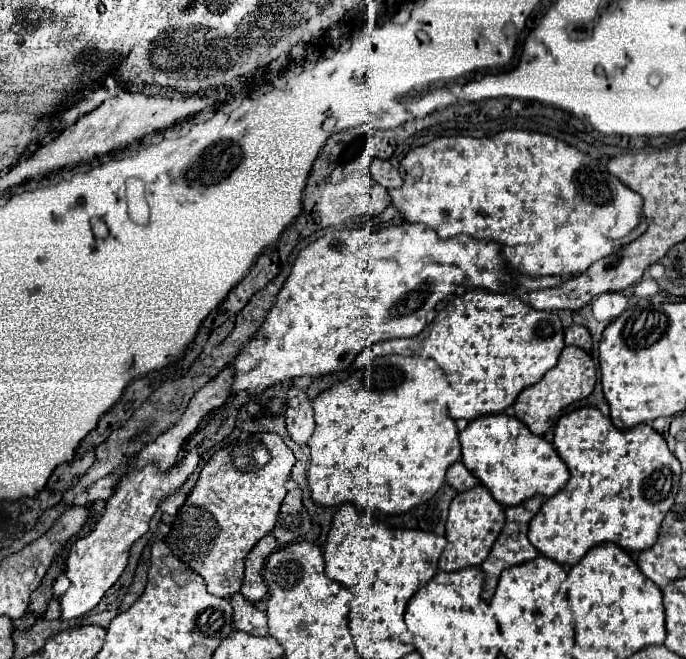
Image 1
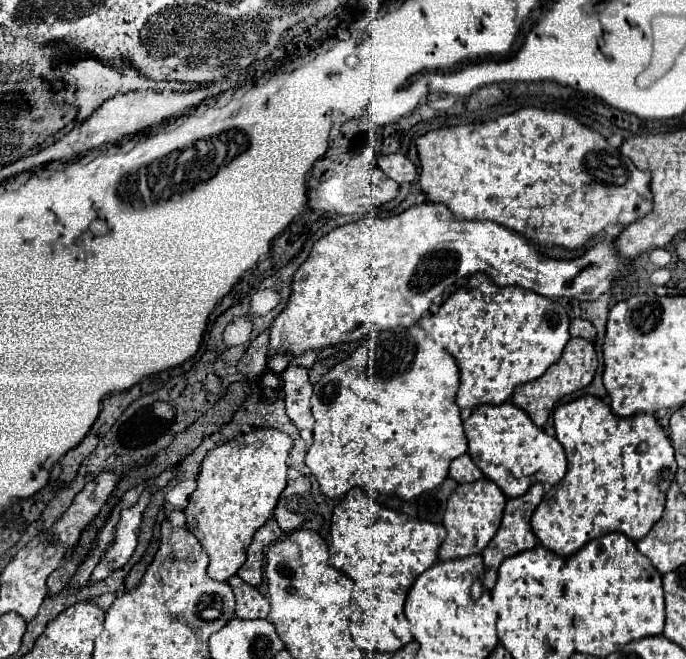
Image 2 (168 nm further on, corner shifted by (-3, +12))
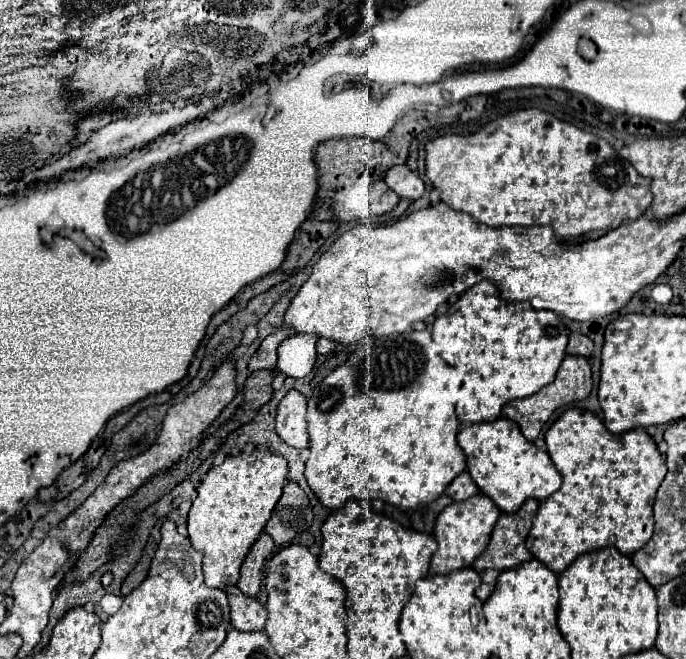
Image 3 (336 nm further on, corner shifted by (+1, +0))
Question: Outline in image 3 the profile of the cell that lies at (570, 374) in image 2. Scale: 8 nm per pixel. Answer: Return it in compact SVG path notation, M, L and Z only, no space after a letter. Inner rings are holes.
M565 356L559 370L557 370L557 378L549 386L535 392L533 396L513 400L513 402L505 404L503 406L503 418L509 418L509 420L517 422L523 436L529 442L533 442L539 436L543 424L549 420L549 416L555 408L561 408L561 406L577 402L577 400L585 400L589 394L591 394L591 366L589 366L587 358L583 358L583 356Z

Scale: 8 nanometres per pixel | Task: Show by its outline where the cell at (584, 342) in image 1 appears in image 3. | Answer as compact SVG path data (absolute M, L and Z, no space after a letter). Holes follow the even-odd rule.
M571 332L569 334L569 346L567 346L567 354L577 354L577 356L585 356L589 358L593 352L593 340L579 334L579 332Z

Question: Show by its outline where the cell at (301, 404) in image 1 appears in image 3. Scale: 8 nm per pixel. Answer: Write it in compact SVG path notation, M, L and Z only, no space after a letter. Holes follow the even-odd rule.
M297 390L287 392L277 410L275 430L279 438L293 448L309 448L305 412L307 412L307 398Z

